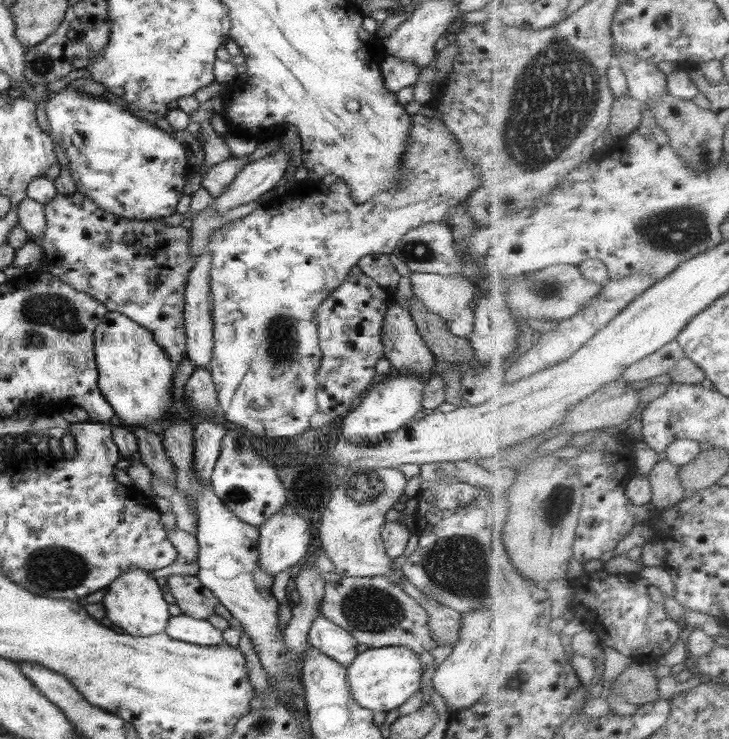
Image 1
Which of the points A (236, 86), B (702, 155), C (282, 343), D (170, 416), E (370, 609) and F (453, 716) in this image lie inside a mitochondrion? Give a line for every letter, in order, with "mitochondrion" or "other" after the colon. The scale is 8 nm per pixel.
A: other
B: mitochondrion
C: mitochondrion
D: other
E: mitochondrion
F: other

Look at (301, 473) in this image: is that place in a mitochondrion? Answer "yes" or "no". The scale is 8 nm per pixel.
no

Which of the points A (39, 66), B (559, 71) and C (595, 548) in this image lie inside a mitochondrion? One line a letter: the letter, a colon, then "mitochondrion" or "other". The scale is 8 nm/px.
A: mitochondrion
B: mitochondrion
C: other

